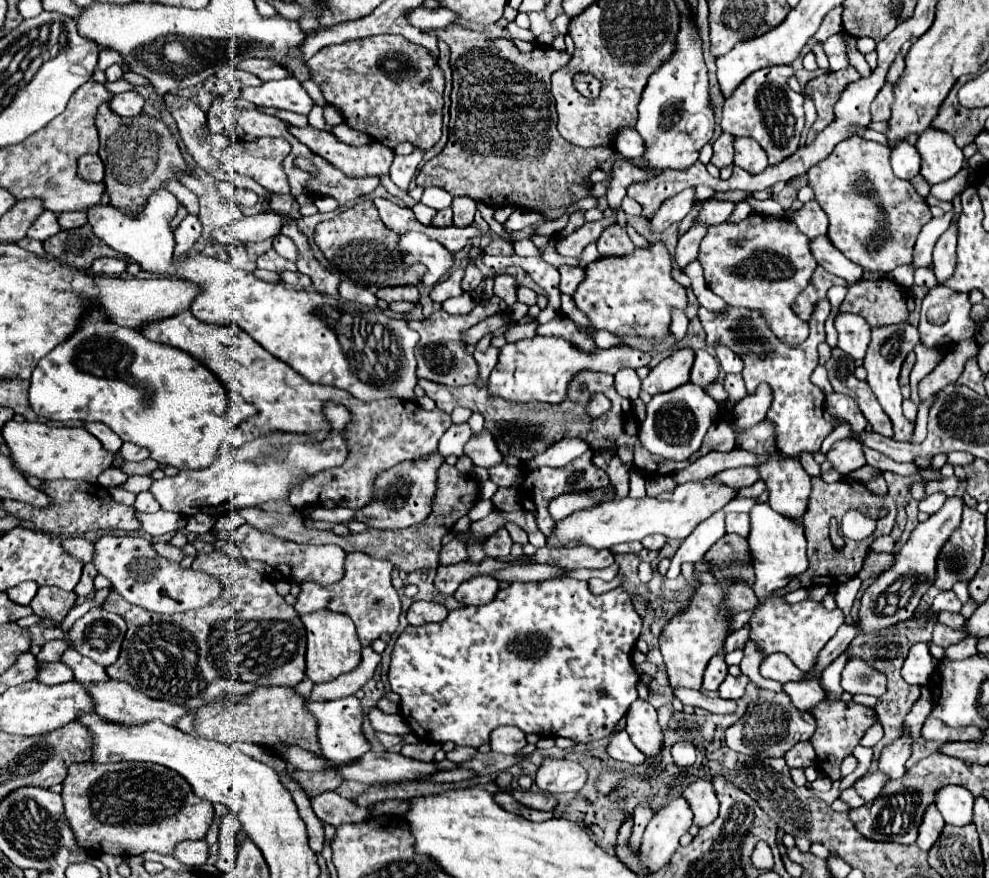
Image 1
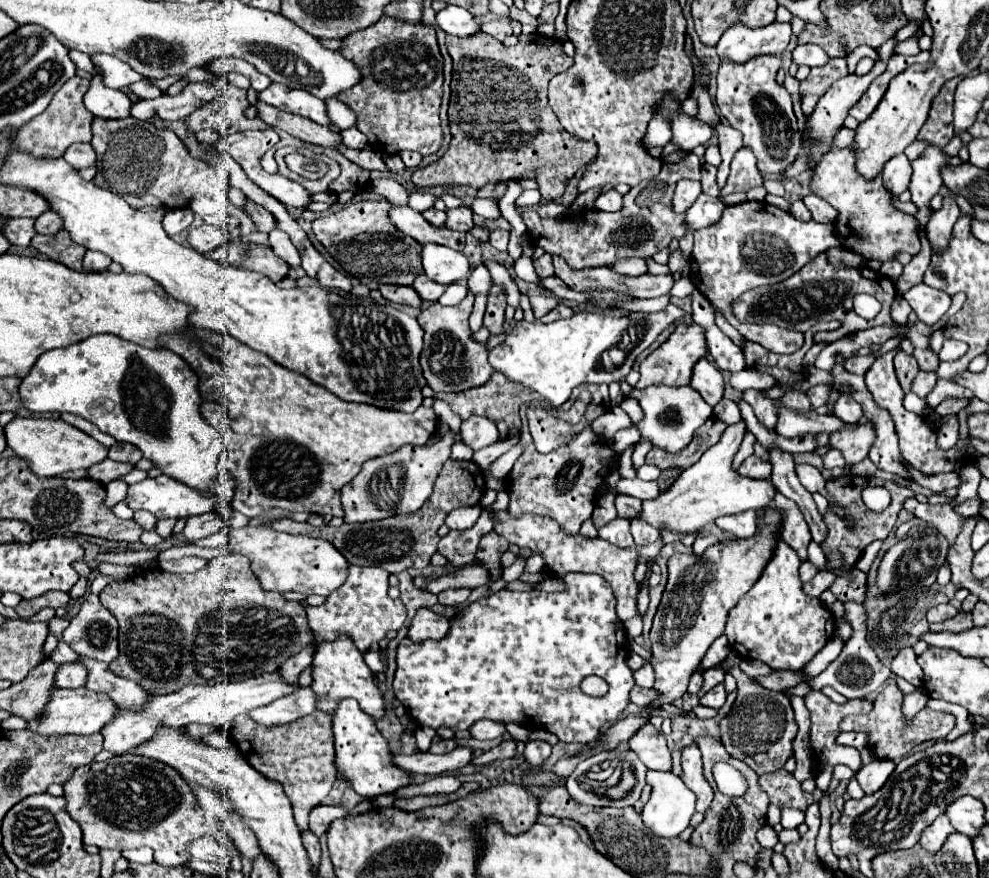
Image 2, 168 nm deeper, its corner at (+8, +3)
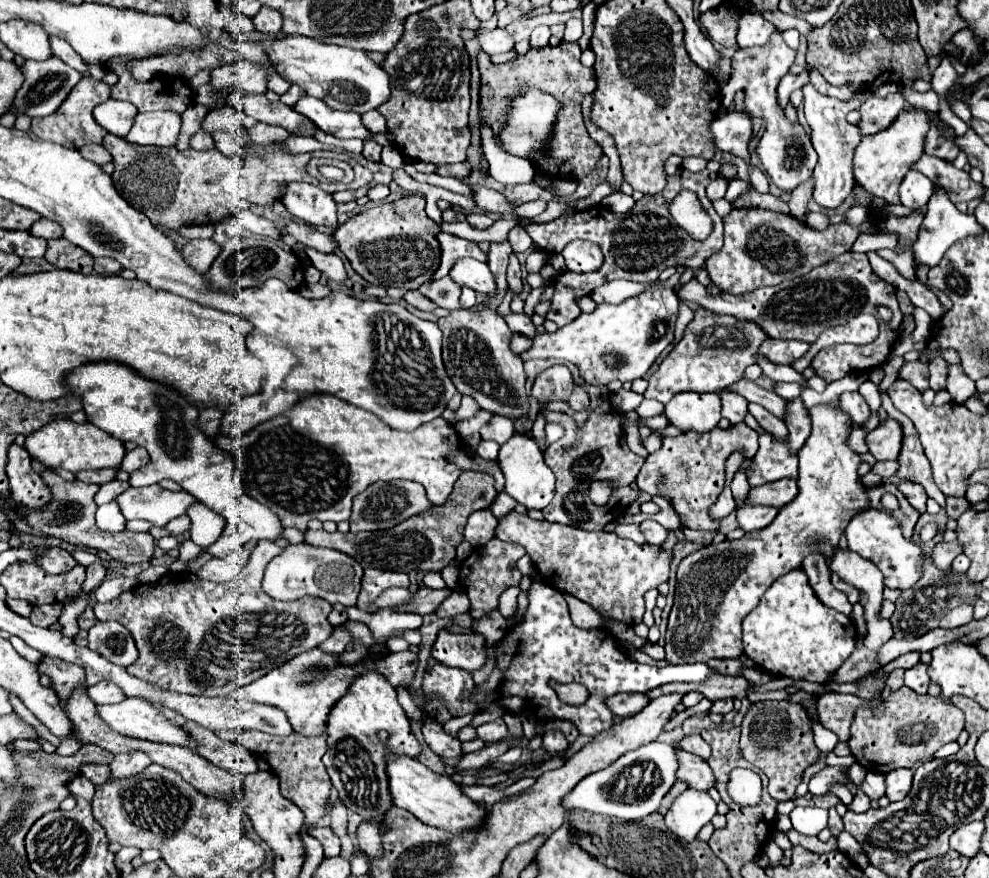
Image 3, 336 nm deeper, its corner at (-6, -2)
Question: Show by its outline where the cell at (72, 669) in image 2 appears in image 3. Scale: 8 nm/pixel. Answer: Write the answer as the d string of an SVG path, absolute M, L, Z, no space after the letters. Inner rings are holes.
M99 682L95 686L89 686L87 696L95 704L117 704L119 700L125 698L123 690L117 684L111 684L111 682Z

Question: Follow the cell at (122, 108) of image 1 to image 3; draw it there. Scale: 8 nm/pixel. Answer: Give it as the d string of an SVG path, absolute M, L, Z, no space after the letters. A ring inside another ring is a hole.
M113 98L99 104L93 112L95 122L103 130L107 130L109 134L115 134L119 138L127 136L135 116L137 116L137 108L133 104L127 104L123 100L113 100Z

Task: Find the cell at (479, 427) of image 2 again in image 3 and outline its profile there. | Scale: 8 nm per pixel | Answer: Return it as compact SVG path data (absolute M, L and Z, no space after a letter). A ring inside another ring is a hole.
M493 416L491 422L487 422L487 424L481 428L481 438L483 438L483 440L493 440L493 442L497 442L497 444L505 444L513 434L515 434L513 420L501 418L501 416Z

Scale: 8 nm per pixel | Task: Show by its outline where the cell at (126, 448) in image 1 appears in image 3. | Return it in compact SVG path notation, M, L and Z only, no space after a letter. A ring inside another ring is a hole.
M135 448L135 450L131 450L131 452L125 454L125 458L123 458L123 462L121 462L121 468L123 468L125 472L135 472L135 470L139 470L141 466L145 466L147 460L149 460L147 450L145 450L145 448Z

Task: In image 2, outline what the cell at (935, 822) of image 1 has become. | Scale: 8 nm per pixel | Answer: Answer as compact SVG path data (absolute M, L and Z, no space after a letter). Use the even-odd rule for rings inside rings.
M939 815L929 827L925 827L925 831L921 833L921 839L919 839L919 845L925 847L927 851L935 853L941 849L943 841L953 833L953 825L949 823L949 819L945 815Z

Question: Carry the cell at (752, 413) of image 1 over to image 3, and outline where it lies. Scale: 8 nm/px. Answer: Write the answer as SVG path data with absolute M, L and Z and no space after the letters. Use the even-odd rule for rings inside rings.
M783 480L783 482L771 482L751 488L749 496L745 502L755 502L755 504L767 504L775 508L783 508L797 496L797 480Z

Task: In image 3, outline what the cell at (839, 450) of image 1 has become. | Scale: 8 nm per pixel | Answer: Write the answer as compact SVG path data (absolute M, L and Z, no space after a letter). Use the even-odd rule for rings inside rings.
M885 418L873 432L867 436L869 452L877 460L897 460L903 442L903 428L897 420Z

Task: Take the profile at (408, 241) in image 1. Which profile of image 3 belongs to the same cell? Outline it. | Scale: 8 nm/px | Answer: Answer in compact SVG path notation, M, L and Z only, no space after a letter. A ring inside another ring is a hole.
M461 258L451 274L449 274L459 286L467 286L479 294L485 294L485 296L493 296L497 292L497 284L495 284L495 278L489 270L489 266L485 262L479 262L479 260L473 260L473 258Z

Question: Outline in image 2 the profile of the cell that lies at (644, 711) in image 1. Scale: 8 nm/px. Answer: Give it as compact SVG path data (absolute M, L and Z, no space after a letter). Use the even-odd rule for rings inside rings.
M653 723L641 725L641 729L633 733L633 739L629 739L629 747L639 755L647 769L671 771L671 753L667 749L663 733L657 731Z

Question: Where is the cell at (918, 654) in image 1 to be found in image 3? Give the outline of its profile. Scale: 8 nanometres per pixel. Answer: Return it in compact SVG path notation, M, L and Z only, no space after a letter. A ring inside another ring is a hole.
M917 664L909 670L905 670L905 686L911 688L917 694L927 694L927 686L929 686L929 674L927 674L927 666L925 664Z

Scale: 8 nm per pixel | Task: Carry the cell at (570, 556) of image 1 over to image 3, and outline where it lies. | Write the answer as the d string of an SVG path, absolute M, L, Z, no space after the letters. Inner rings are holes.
M511 512L499 522L495 536L499 536L499 540L521 544L543 582L591 604L603 618L623 622L627 626L641 622L645 612L645 592L669 580L673 550L663 550L663 546L653 544L639 546L613 532L587 532L547 520L539 522Z

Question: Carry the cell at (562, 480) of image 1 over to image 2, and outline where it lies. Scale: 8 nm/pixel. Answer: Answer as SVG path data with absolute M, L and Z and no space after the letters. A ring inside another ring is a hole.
M527 405L521 407L521 419L523 429L519 437L519 445L525 449L519 461L513 465L511 473L507 475L507 491L511 495L509 513L513 517L517 515L545 515L551 517L561 525L565 533L579 533L579 527L583 521L587 521L593 513L595 499L599 489L605 485L607 469L601 465L601 457L611 451L607 443L603 443L591 427L575 435L567 445L559 447L551 453L539 453L533 445L533 439L529 435L527 427ZM601 441L601 443L599 443Z

